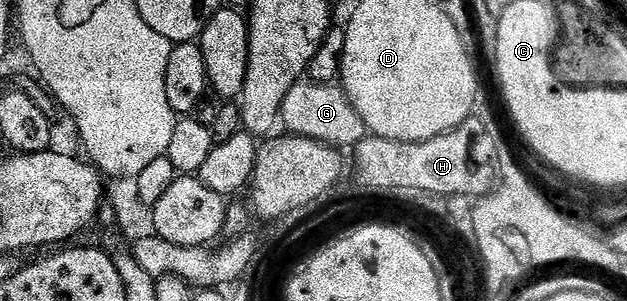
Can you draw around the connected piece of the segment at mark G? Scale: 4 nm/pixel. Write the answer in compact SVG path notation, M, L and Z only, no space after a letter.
M295 84L293 90L285 94L281 124L292 136L307 136L311 140L319 140L322 144L329 144L340 150L354 149L356 144L366 140L369 135L361 114L357 114L353 102L349 102L342 87L335 84Z

